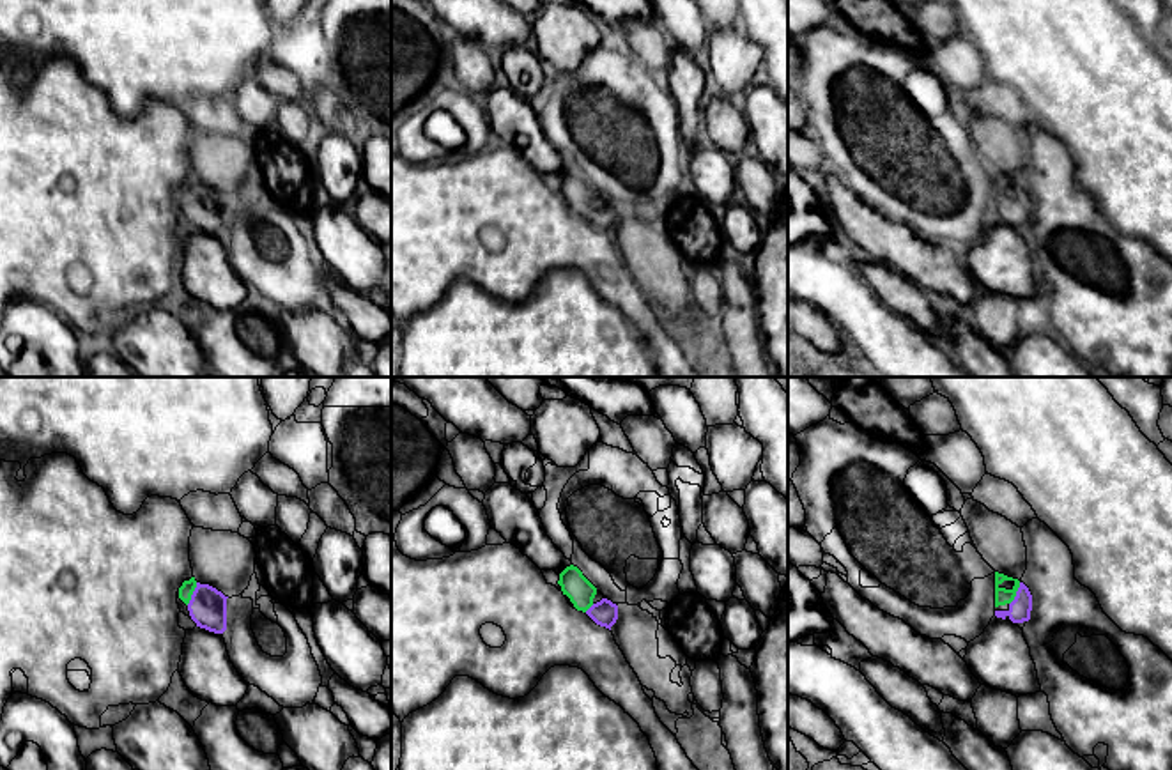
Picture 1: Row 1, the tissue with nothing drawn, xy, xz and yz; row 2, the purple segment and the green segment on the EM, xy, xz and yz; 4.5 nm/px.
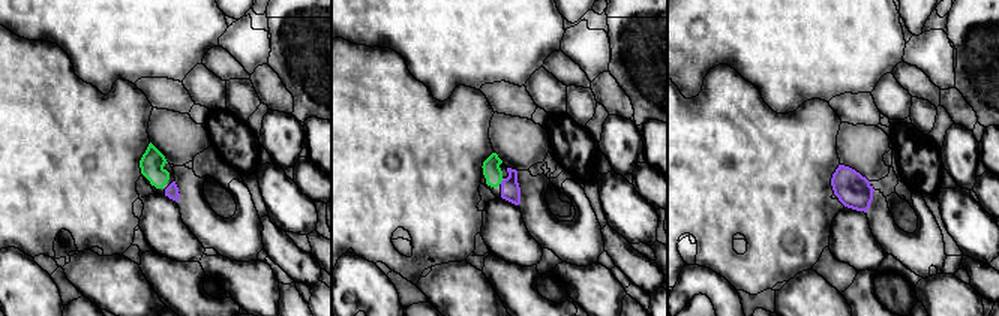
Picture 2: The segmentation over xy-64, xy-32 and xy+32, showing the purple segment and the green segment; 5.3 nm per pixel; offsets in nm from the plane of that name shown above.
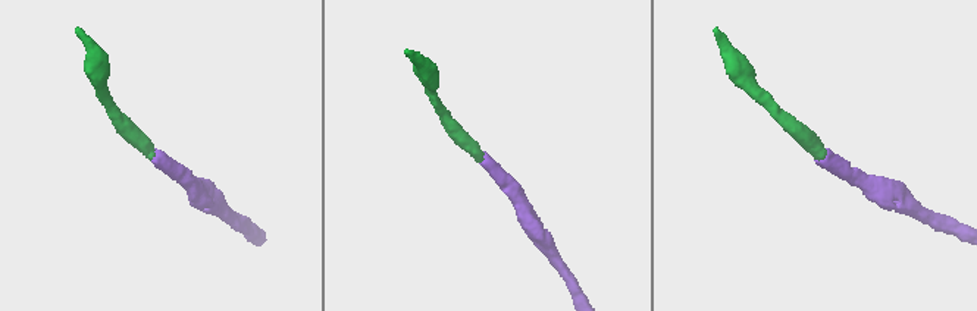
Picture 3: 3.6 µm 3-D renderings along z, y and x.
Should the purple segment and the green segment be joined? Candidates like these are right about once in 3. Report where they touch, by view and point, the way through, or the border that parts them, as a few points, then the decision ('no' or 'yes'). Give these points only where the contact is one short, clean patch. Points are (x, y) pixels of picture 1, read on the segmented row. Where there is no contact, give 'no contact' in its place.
xy (193, 593) | across xy (208, 608), (193, 593), (186, 590) | yes

